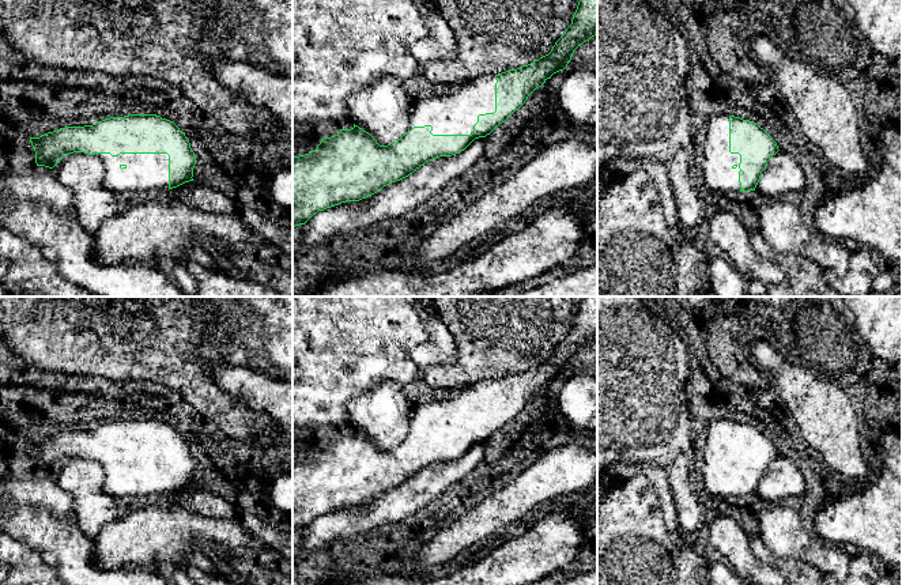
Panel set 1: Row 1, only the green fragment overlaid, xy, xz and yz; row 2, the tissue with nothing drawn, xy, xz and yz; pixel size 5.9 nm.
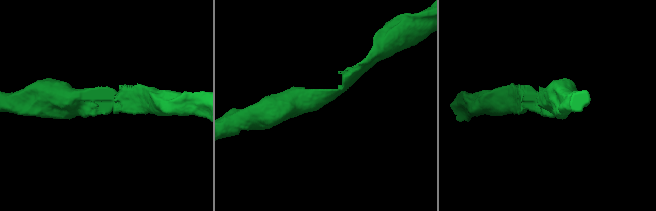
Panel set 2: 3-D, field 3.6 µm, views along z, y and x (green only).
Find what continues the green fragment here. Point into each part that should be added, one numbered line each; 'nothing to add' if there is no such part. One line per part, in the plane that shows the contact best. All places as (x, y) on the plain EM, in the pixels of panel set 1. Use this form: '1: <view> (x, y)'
1: xz (456, 416)

